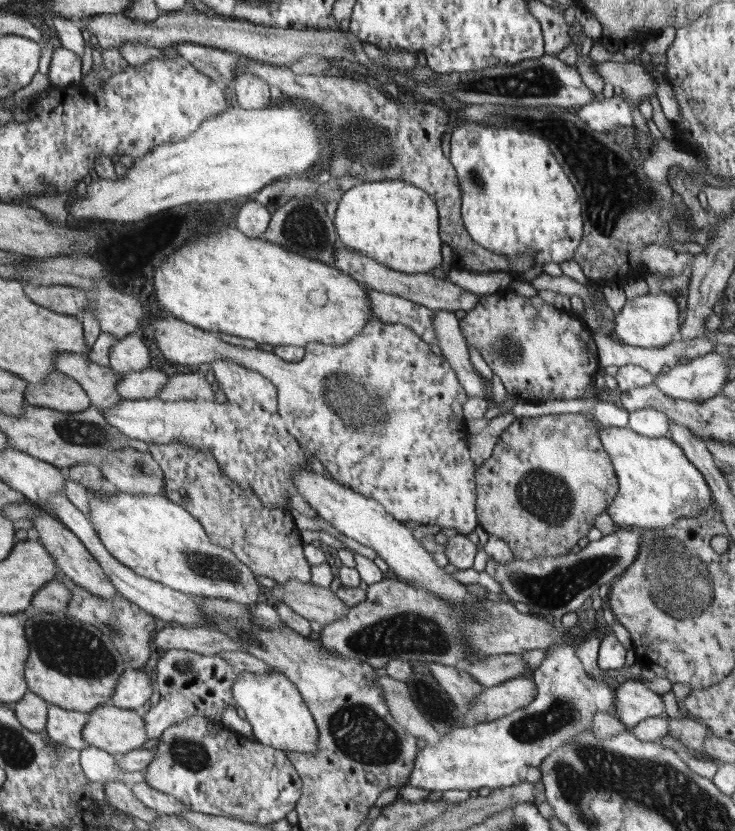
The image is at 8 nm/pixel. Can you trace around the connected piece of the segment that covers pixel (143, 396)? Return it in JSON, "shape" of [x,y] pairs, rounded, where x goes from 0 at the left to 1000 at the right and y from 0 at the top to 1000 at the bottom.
{"shape":[[[200,443],[195,448],[170,448],[165,450],[156,469],[165,481],[203,481],[216,477],[227,465],[230,455],[214,443]]]}

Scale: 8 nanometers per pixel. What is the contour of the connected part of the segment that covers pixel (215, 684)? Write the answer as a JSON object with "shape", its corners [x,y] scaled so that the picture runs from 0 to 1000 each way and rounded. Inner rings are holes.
{"shape":[[[233,782],[219,785],[214,794],[214,813],[211,830],[216,833],[216,845],[203,857],[192,857],[200,876],[200,890],[216,888],[230,874],[249,869],[257,862],[276,862],[282,866],[303,866],[303,857],[309,850],[320,852],[317,826],[325,813],[309,794],[301,789],[276,789],[257,782]]]}

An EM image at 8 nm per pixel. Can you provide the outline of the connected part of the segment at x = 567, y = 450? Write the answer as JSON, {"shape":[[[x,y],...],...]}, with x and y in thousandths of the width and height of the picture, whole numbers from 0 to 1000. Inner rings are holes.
{"shape":[[[796,496],[698,503],[671,537],[671,546],[644,566],[644,578],[652,635],[663,645],[684,650],[698,669],[709,674],[774,667],[777,659],[807,638],[810,621],[823,619],[839,597],[839,575],[815,527],[815,510]]]}

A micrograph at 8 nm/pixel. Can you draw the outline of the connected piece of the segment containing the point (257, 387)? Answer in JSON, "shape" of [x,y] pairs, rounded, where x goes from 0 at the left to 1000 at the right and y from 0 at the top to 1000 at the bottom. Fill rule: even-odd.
{"shape":[[[314,433],[282,436],[290,448],[293,469],[303,469],[312,486],[325,486],[328,491],[350,489],[355,498],[377,496],[377,467],[358,450],[331,443]]]}

